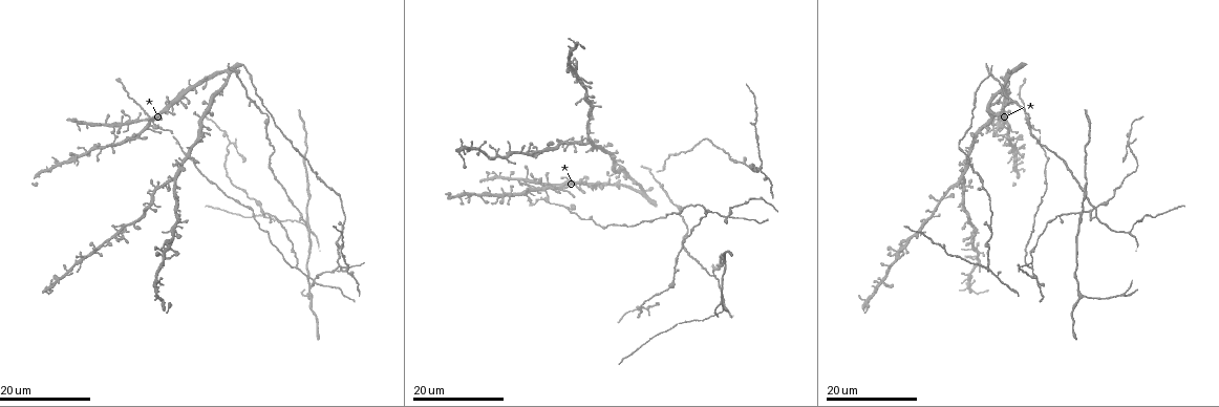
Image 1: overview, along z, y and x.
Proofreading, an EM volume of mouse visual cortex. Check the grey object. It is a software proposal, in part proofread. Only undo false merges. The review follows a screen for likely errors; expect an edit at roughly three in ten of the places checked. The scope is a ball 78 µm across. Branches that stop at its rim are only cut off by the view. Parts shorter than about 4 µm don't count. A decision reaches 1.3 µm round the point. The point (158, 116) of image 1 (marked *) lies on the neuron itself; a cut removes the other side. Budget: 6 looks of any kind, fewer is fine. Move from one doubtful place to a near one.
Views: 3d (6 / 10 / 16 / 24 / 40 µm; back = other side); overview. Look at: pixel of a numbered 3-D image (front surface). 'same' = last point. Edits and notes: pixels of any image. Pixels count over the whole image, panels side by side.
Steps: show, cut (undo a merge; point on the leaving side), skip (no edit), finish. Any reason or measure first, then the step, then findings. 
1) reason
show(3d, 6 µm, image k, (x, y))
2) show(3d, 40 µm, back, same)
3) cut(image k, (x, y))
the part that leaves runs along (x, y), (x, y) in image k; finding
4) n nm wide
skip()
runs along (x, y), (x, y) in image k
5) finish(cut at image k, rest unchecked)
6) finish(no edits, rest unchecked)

four-way junction
show(3d, 24 µm, image 1, (230, 141))

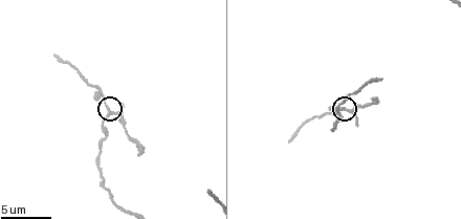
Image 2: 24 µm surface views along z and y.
show(3d, 6 µm, image 2, (347, 107))

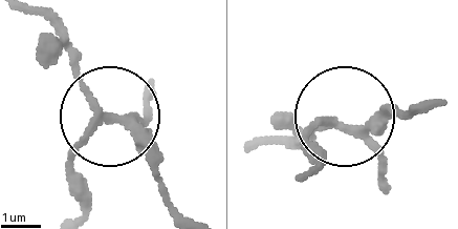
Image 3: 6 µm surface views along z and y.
4 arms
cut(image 3, (70, 63))
the part that leaves runs along (99, 108), (74, 50), (48, 21) in image 3; two neurons meet here

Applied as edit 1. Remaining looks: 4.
looks like a crossing
show(3d, 24 µm, image 1, (729, 216))

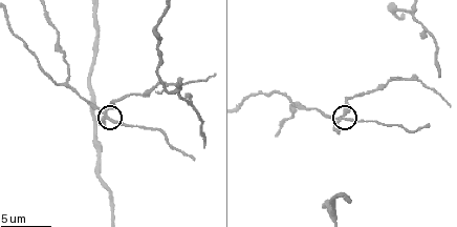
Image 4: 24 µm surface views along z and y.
zoom in
show(3d, 6 µm, image 4, (106, 114))

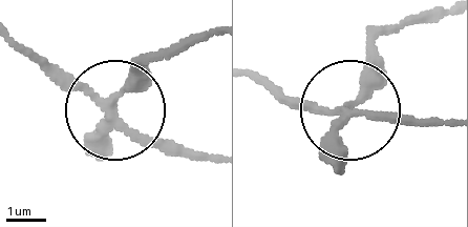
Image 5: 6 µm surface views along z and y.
210 nm wide
cut(image 5, (97, 144))
the part that leaves runs along (113, 108), (153, 62), (214, 35) in image 5; two neurons meet here

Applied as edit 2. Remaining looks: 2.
finish(cut at image 3, cut at image 5, rest unchecked)

